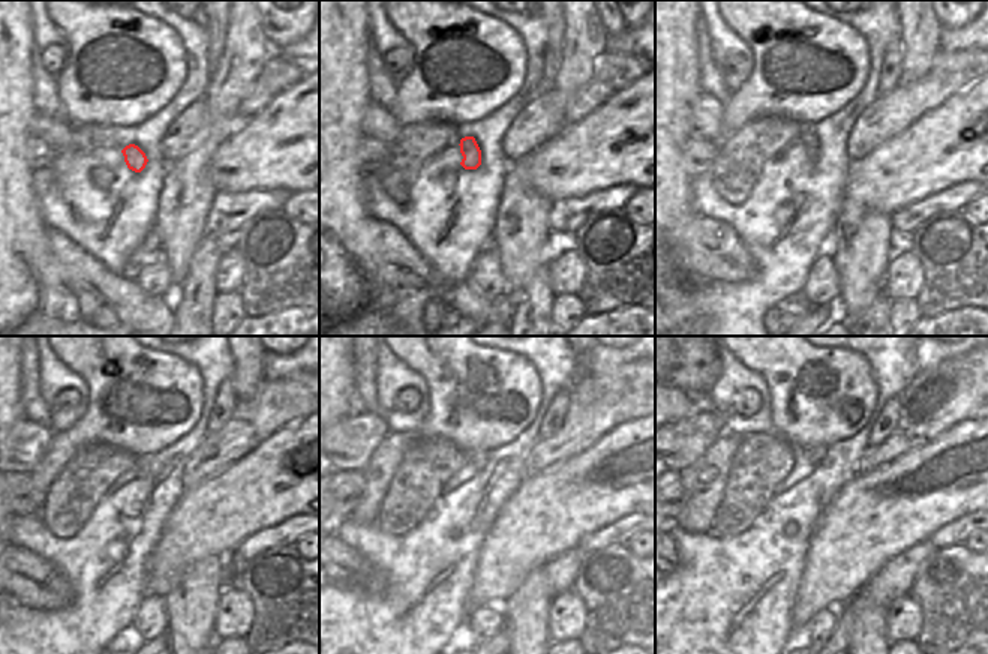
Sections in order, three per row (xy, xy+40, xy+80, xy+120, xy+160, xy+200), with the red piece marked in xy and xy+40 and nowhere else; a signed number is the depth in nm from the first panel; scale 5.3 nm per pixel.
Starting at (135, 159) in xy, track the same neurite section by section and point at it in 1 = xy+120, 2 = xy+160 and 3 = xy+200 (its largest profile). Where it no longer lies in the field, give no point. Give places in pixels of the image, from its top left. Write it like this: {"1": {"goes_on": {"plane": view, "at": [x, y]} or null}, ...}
{"1": {"goes_on": {"plane": "xy+120", "at": [141, 462]}}, "2": {"goes_on": {"plane": "xy+160", "at": [477, 459]}}, "3": {"goes_on": {"plane": "xy+200", "at": [814, 453]}}}

